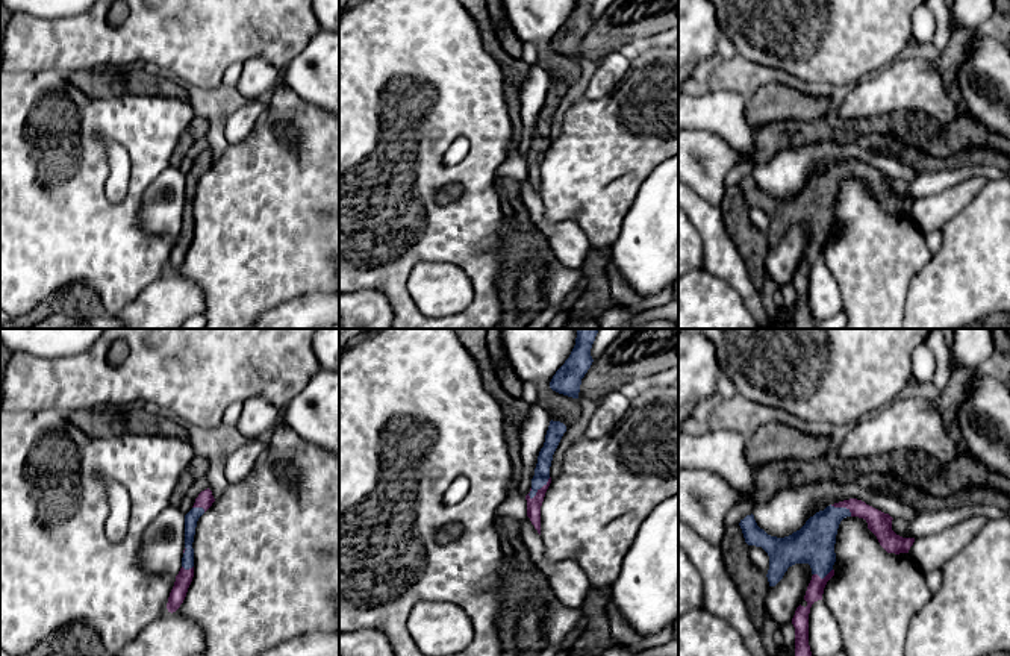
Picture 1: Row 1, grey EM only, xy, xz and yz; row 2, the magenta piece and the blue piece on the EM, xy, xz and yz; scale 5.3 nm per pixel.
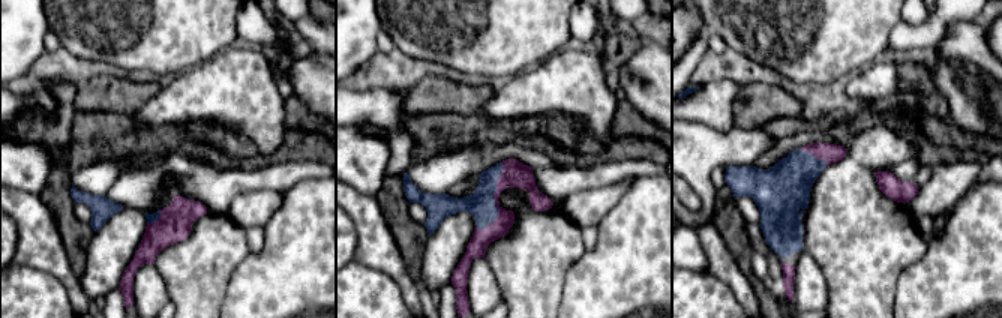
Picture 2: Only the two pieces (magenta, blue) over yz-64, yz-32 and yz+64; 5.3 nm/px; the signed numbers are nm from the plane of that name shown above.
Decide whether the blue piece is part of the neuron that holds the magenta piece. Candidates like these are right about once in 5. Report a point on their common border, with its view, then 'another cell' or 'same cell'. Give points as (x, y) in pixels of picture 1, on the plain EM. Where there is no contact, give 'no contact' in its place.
xz (539, 150) | same cell

